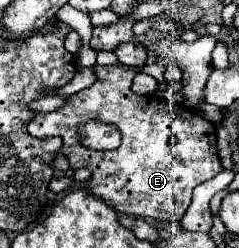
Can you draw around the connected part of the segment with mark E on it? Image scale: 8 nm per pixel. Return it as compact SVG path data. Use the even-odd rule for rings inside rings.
M95 65L97 81L67 99L57 111L37 114L27 125L33 137L59 135L63 139L63 153L73 169L91 169L91 191L105 197L111 205L135 217L149 217L157 221L181 221L191 205L193 189L213 179L223 167L217 155L217 131L207 119L199 119L193 111L175 115L165 99L155 95L131 93L131 81L139 69L125 65ZM87 121L101 121L121 131L123 143L113 151L93 151L81 145L79 127Z

